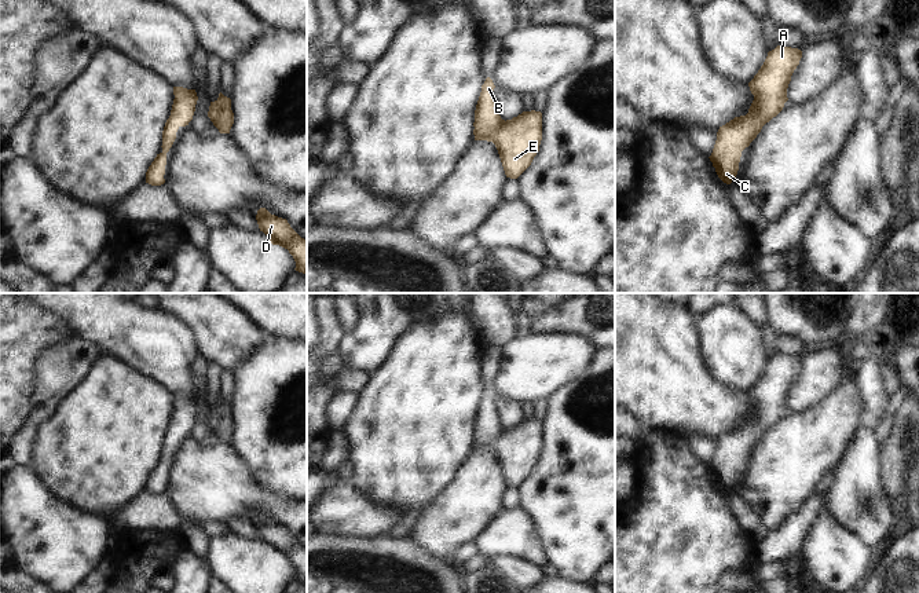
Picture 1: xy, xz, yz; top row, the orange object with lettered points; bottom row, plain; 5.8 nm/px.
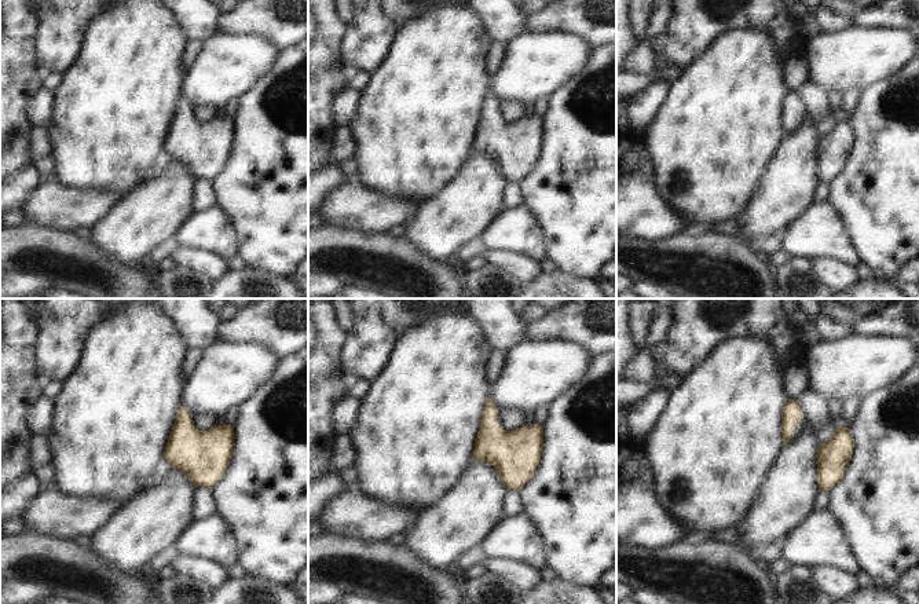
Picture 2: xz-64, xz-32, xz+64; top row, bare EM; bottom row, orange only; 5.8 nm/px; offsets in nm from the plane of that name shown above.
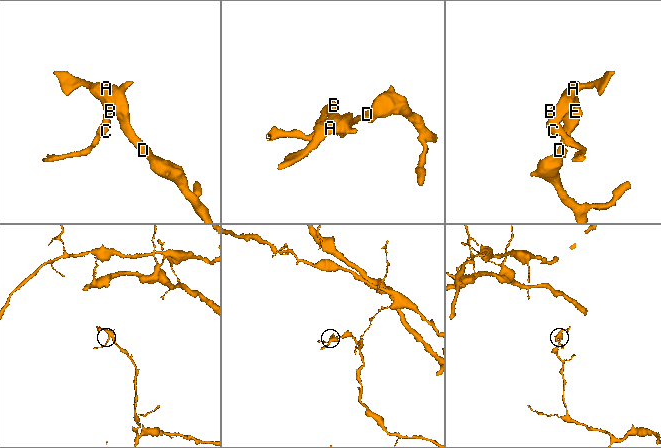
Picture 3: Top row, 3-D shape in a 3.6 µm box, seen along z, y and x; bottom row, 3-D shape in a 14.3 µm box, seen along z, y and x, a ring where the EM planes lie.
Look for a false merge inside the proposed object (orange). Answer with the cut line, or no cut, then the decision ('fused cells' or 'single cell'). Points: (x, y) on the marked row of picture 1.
no cut; single cell

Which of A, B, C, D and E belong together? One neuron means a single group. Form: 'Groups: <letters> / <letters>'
Groups: A B C D E.

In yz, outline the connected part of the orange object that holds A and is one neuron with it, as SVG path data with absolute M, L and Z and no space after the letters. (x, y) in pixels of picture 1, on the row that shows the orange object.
M777 45L748 83L754 100L746 116L735 117L720 127L711 155L709 157L718 177L731 184L739 171L742 151L761 132L762 127L776 117L788 100L787 88L802 51Z

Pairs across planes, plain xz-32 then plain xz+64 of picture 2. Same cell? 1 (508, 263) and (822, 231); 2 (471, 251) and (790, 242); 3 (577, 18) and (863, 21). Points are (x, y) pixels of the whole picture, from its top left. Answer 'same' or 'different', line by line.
1: different
2: different
3: same

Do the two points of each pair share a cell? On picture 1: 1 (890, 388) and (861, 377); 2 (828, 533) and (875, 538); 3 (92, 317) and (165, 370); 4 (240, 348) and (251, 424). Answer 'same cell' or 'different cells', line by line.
1: different cells
2: different cells
3: same cell
4: different cells

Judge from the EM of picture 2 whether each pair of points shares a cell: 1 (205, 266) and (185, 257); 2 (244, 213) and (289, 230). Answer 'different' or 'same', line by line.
1: same
2: same

